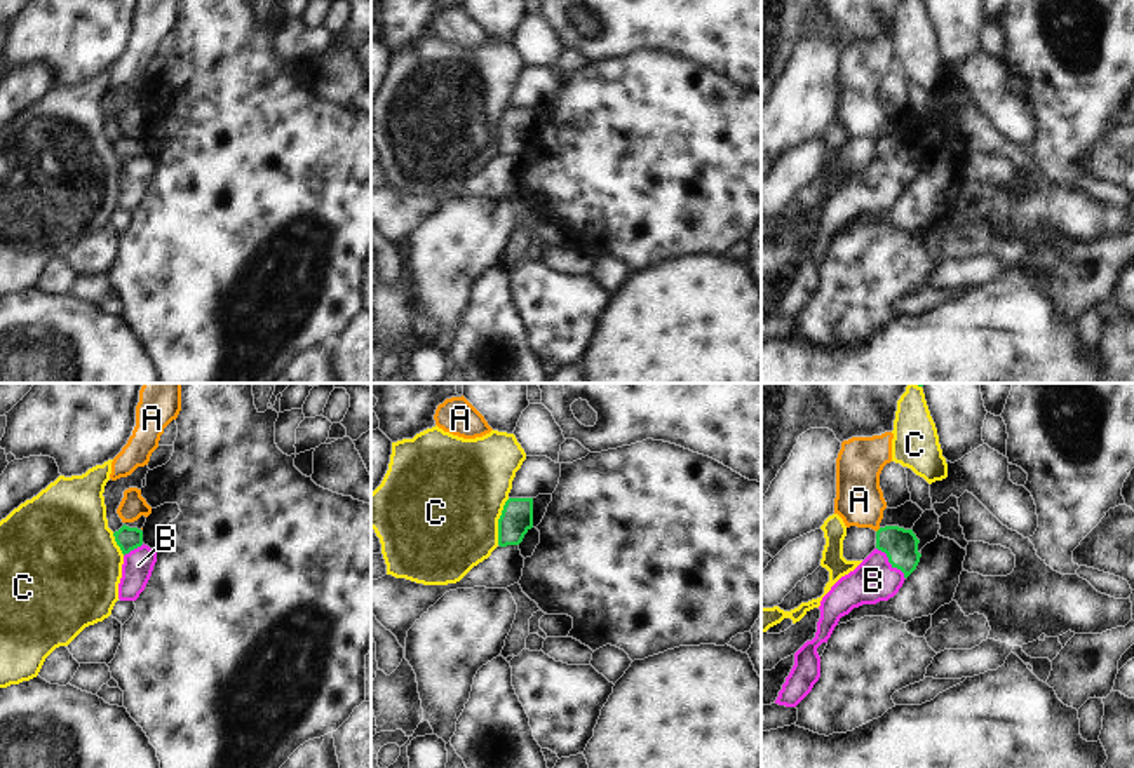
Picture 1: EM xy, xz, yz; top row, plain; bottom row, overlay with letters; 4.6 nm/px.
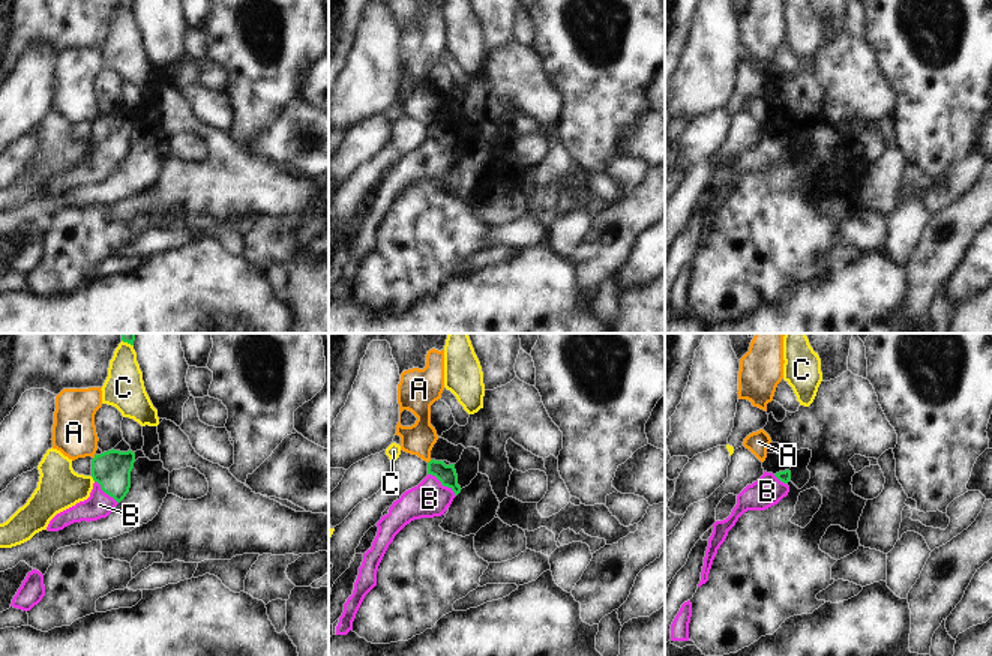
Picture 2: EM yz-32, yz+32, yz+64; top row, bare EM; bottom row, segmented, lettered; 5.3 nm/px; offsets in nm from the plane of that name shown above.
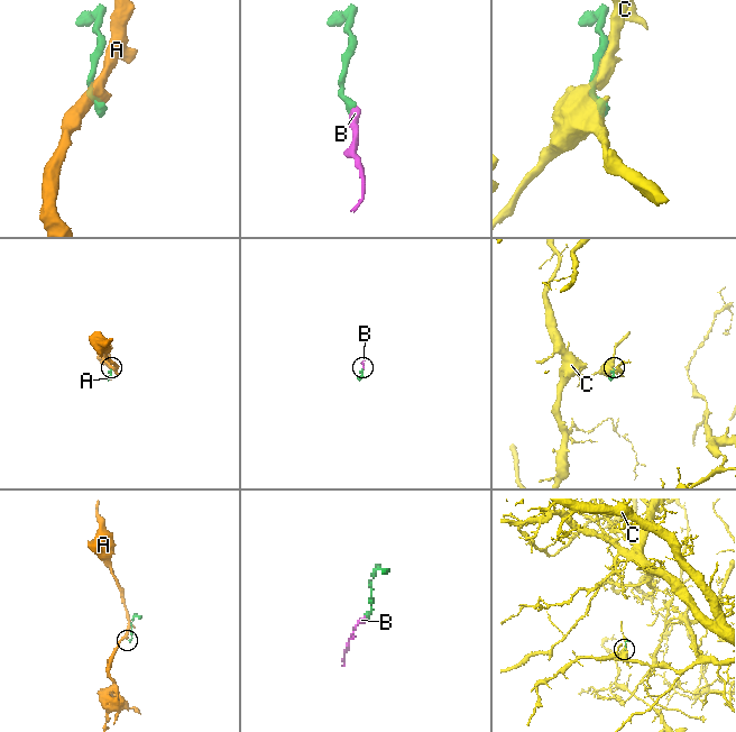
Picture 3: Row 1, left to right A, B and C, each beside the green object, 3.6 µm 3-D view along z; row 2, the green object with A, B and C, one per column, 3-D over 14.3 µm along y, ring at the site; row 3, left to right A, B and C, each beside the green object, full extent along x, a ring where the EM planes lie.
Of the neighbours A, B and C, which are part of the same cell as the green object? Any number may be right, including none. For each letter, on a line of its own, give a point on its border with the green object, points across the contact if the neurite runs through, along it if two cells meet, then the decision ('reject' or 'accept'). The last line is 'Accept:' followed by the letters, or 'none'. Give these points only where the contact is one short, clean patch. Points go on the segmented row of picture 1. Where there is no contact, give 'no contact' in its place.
A: contact yz (878, 530); border yz (880, 528), (877, 532); reject
B: contact yz (890, 563); way yz (901, 545), (890, 563), (873, 580); accept
C: contact xz (499, 521); reject
Accept: B

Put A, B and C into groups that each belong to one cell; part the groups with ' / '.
A / B / C

